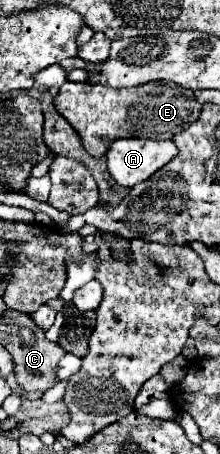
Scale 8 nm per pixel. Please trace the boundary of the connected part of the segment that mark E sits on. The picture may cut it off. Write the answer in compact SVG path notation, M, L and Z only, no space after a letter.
M66 82L60 92L54 98L54 108L58 110L60 116L66 118L66 122L78 132L82 146L90 156L104 156L110 144L118 138L124 136L142 136L142 138L158 138L158 140L168 140L174 134L182 132L186 126L196 122L200 118L202 106L196 102L194 92L178 86L170 86L166 82L148 82L136 88L110 88L110 86L90 86L86 82Z

